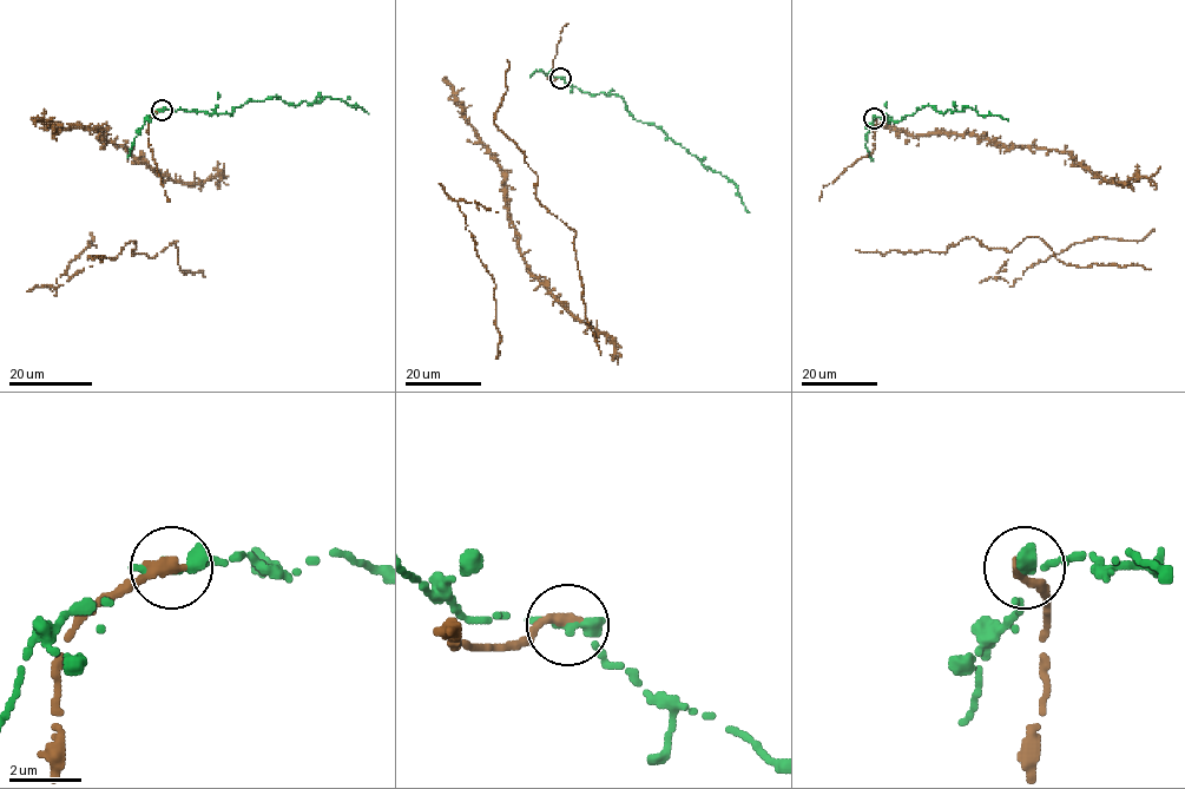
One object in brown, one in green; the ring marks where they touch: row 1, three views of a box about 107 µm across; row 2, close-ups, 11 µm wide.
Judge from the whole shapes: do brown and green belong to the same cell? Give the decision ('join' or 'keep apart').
keep apart

